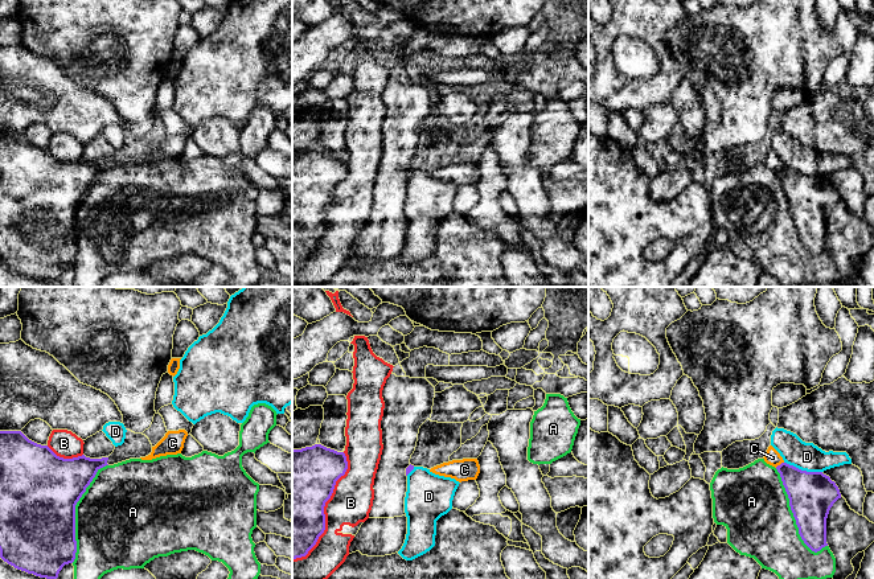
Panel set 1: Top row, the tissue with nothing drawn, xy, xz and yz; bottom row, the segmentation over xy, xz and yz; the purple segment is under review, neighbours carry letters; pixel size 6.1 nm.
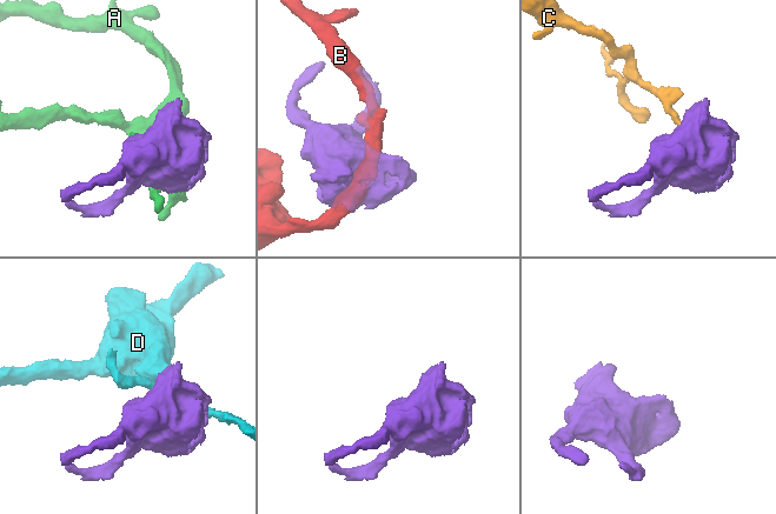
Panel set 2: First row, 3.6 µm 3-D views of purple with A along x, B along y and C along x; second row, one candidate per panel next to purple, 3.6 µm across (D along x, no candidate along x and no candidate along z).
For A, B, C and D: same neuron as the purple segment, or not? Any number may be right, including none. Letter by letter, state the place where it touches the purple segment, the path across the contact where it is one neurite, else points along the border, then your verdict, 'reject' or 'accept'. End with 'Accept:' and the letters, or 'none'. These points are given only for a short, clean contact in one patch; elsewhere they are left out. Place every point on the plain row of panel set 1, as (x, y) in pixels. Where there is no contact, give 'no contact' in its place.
A: xy (74, 216) | reject
B: xz (323, 214) | reject
C: yz (780, 168) | along yz (783, 165), (775, 171) | reject
D: yz (803, 175) | reject
Accept: none

